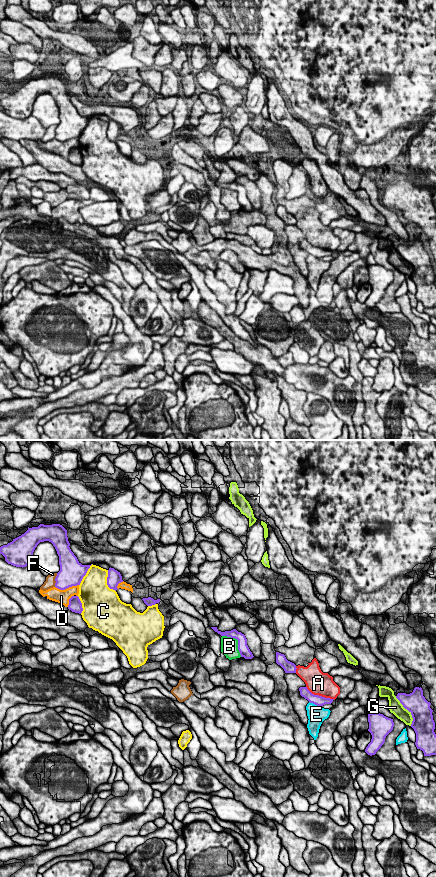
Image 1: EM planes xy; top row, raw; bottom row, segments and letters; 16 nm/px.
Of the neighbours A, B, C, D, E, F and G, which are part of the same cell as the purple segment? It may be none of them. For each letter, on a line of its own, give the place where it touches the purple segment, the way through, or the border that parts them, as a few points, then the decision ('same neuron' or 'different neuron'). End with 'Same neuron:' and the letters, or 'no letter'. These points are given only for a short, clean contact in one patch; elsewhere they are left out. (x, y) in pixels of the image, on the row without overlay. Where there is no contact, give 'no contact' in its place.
A: contact xy (320, 248); same neuron
B: contact xy (238, 193); different neuron
C: contact xy (107, 134); different neuron
D: contact xy (66, 140); different neuron
E: contact xy (315, 256); different neuron
F: contact xy (55, 132); different neuron
G: contact xy (408, 262); different neuron
Same neuron: A

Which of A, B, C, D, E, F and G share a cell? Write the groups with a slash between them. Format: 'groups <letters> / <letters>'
groups A / B E / C / D / F / G

